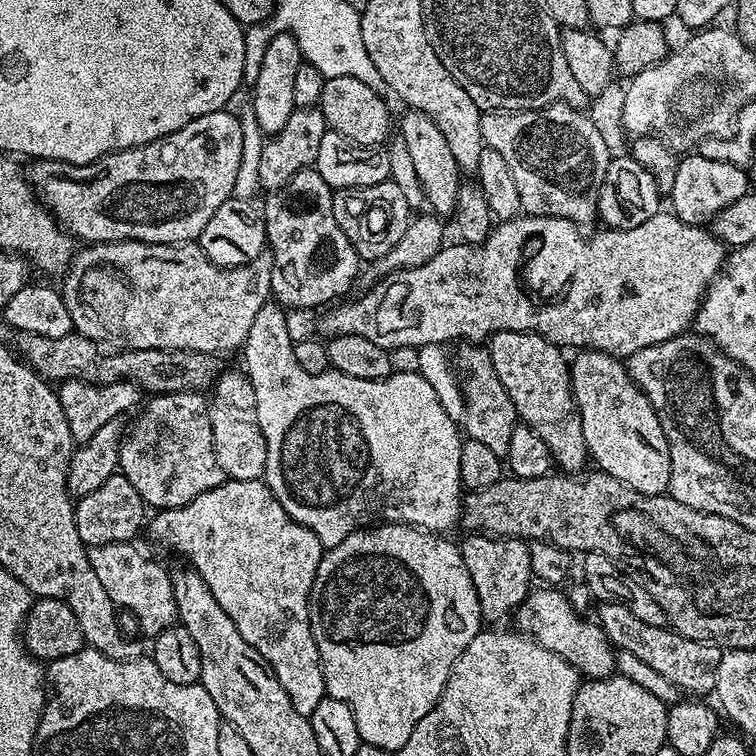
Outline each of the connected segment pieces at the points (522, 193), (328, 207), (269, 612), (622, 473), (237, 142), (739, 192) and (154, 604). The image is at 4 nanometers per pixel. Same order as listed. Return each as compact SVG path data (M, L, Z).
M549 104L546 108L538 108L531 112L486 112L481 115L480 125L482 126L482 138L487 147L498 150L498 154L502 154L502 159L506 162L506 166L510 166L510 175L514 177L515 184L518 185L518 198L520 199L521 209L530 216L557 216L558 218L566 218L577 226L585 226L593 219L597 219L596 202L600 198L600 187L604 184L604 179L608 173L608 165L610 163L610 155L608 156L608 144L604 141L604 136L600 133L600 128L591 120L590 117L584 116L583 111L571 108L569 104Z
M310 167L294 174L282 190L267 193L268 201L262 204L264 234L272 254L272 296L289 309L319 309L347 297L362 271L360 256L334 218L333 191Z
M225 479L224 483L218 485L214 490L206 490L206 494L198 494L198 498L194 498L194 502L177 508L159 509L153 516L156 516L153 520L151 517L150 520L153 538L158 543L165 544L166 547L173 548L176 552L181 552L188 559L185 561L198 573L202 582L206 582L206 586L210 586L210 594L214 594L218 606L222 606L222 610L226 610L226 614L230 614L230 622L234 622L234 626L238 626L238 634L242 634L242 638L246 638L246 642L250 642L250 646L254 646L254 650L258 650L258 654L262 654L262 658L278 678L282 690L286 690L294 710L298 710L298 714L311 718L318 702L322 702L326 695L324 671L320 665L320 655L318 646L314 642L314 634L310 630L310 610L308 609L308 595L314 586L314 578L318 574L320 560L326 551L324 545L320 543L320 539L314 534L314 530L294 522L294 518L290 518L290 514L286 514L286 510L282 510L282 502L278 502L278 498L274 498L274 494L268 489L263 479L252 481Z
M591 350L577 351L575 356L576 361L573 359L570 364L572 393L576 399L576 406L580 409L580 425L591 463L599 471L626 482L626 486L630 486L647 496L659 496L667 493L670 482L668 443L654 406L646 398L644 391L632 381L625 361L608 352Z
M221 110L202 114L202 118L194 118L194 122L182 126L168 136L163 136L154 142L142 144L135 148L123 148L120 152L109 152L107 156L102 156L89 165L63 164L60 160L42 160L33 163L32 172L30 168L30 183L33 189L38 190L39 199L46 205L48 211L77 241L84 240L80 242L94 244L109 244L111 240L141 240L147 244L186 244L199 241L202 230L206 230L206 222L210 222L210 218L214 218L214 210L218 210L218 206L222 206L222 202L226 202L232 196L234 182L238 178L238 166L242 166L240 117L235 111L233 113L228 111Z
M693 154L679 161L674 174L674 186L670 193L671 211L682 222L704 226L709 223L726 206L738 202L750 191L748 173L745 169L728 162L718 162L714 158L706 158Z
M129 542L88 548L88 557L90 566L94 566L98 582L102 582L102 590L106 590L112 603L117 609L124 611L125 608L148 638L154 638L178 620L172 572L164 569L158 561L151 560L146 553L139 552L136 546L135 543Z

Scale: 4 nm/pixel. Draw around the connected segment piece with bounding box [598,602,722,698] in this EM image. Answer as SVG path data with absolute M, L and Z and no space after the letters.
M604 602L599 607L600 629L607 634L608 639L619 651L634 654L634 658L646 662L646 666L658 670L658 674L662 674L662 678L670 681L675 688L680 689L681 693L691 694L696 698L707 697L707 692L708 695L715 693L718 662L722 655L722 649L717 644L686 638L682 634L673 632L671 627L646 626L642 618L634 618L634 614L626 610L626 606L615 602Z

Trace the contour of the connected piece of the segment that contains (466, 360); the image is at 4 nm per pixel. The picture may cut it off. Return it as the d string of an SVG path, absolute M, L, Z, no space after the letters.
M464 342L457 348L460 349L456 352L456 360L454 356L454 368L464 390L463 431L467 439L483 442L489 450L494 450L494 454L502 458L507 457L510 437L514 435L518 423L514 402L510 402L510 394L506 394L506 386L498 382L498 374L494 370L494 362L487 347L476 342Z

